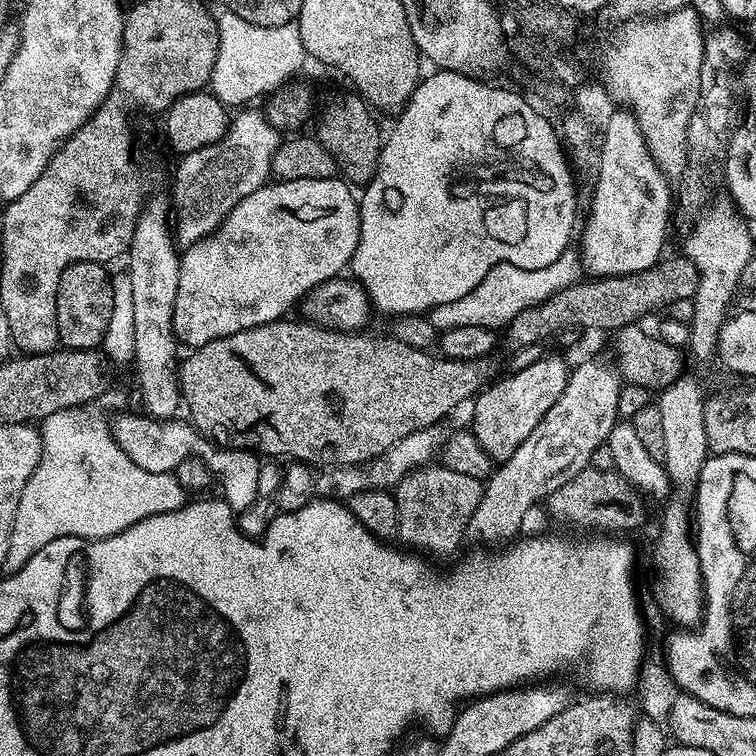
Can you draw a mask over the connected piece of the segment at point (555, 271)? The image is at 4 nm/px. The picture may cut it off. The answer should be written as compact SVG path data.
M576 250L564 251L558 262L550 262L550 266L542 266L542 270L522 270L522 266L501 262L488 271L486 278L482 278L482 282L478 282L478 286L474 286L470 294L458 298L456 302L436 304L426 318L437 330L460 326L500 330L521 314L522 310L546 302L552 295L579 281L582 276L580 272L582 273L582 257Z

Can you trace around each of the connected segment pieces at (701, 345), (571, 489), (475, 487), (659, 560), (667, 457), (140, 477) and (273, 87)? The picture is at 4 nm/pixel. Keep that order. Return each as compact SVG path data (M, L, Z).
M731 203L709 207L699 217L692 236L684 240L683 255L700 271L700 285L692 300L692 333L688 339L687 351L696 360L708 360L717 355L716 343L725 320L730 315L728 303L740 284L744 267L752 260L752 232L750 224Z
M594 467L583 468L574 474L554 494L550 494L546 501L546 509L553 521L561 520L564 524L577 524L580 528L596 528L597 533L628 534L640 524L644 516L644 508L640 505L642 493L629 480L615 470L607 472Z
M429 462L422 468L412 469L396 483L394 489L399 543L424 554L448 555L459 546L460 539L465 539L468 523L474 510L478 510L483 493L484 484L480 478L458 474L440 462Z
M676 500L664 512L656 549L652 552L656 572L656 604L676 623L676 626L696 626L701 623L705 609L704 575L700 573L700 559L694 539L694 516L690 504Z
M689 374L681 375L671 386L663 389L658 396L658 407L662 414L662 430L666 446L662 463L668 472L669 481L682 491L691 493L696 487L700 471L710 455L706 442L706 426L704 425L704 402L706 391Z
M88 406L67 408L39 421L42 454L34 474L30 474L30 482L26 482L22 490L22 498L18 498L18 510L10 530L10 550L6 550L6 562L2 566L5 573L11 574L26 566L26 562L46 546L46 542L54 542L63 536L82 536L88 542L101 540L134 526L134 522L142 522L142 518L173 512L186 503L184 487L175 474L142 470L142 466L131 460L122 446L118 446L112 437L109 421L92 410Z
M227 10L221 14L216 20L219 44L208 84L212 94L227 107L238 108L262 94L277 91L303 66L304 60L307 61L296 21L278 27L262 27Z

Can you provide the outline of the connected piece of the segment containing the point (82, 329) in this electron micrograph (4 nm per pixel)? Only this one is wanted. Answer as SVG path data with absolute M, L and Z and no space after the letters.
M74 262L62 270L56 288L56 325L60 344L65 349L96 350L103 345L114 307L114 292L109 269L98 262Z

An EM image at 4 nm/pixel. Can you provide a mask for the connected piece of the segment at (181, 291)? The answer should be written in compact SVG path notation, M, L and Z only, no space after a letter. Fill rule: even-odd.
M333 178L328 180L308 181L282 181L269 182L263 188L254 190L230 214L211 232L206 238L202 238L196 244L189 244L183 249L180 257L180 269L178 270L178 294L174 297L174 334L181 345L188 344L189 349L200 348L206 342L214 342L214 338L222 338L226 334L238 334L238 330L253 328L259 324L269 324L281 319L284 312L291 304L299 305L304 297L312 289L317 288L322 282L335 280L340 272L352 263L352 255L358 246L358 234L360 233L360 206L357 197L352 197L353 189L343 179Z

